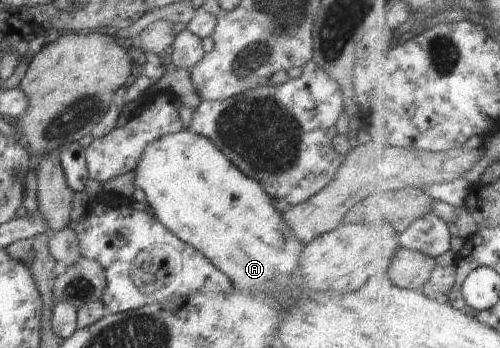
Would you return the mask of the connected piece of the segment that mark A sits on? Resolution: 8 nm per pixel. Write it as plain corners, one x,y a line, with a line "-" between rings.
190,129
164,135
149,143
134,171
135,186
145,192
154,216
182,242
199,250
226,274
234,288
238,291
270,290
272,294
284,292
282,282
296,270
306,245
292,234
282,212
274,206
264,189
252,178
246,178
211,140

